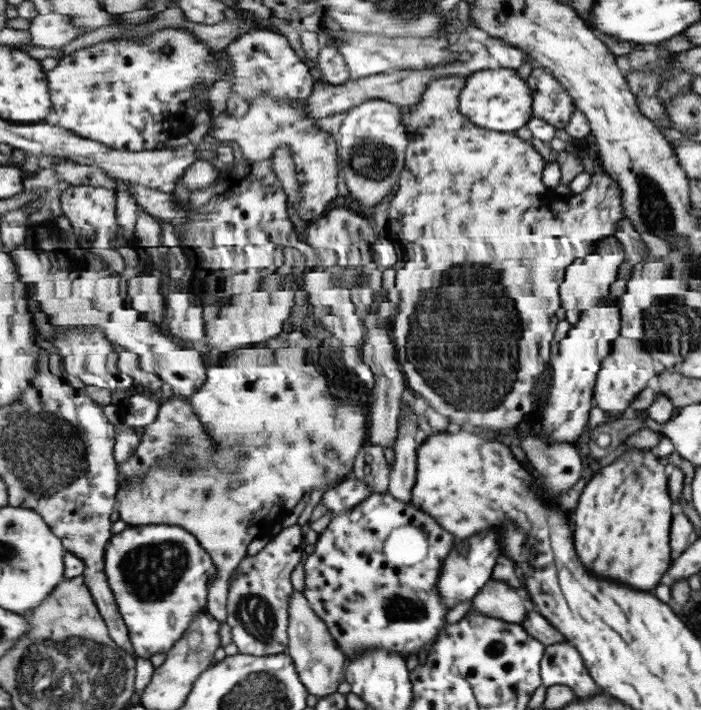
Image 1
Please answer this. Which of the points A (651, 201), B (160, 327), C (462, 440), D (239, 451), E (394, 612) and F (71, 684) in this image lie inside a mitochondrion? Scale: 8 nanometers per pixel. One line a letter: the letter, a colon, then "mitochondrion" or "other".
A: mitochondrion
B: other
C: other
D: mitochondrion
E: other
F: mitochondrion

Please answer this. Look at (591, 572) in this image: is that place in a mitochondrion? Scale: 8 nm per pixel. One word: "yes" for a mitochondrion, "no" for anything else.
no

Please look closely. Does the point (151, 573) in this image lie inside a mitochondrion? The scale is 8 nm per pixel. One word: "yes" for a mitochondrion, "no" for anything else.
yes

